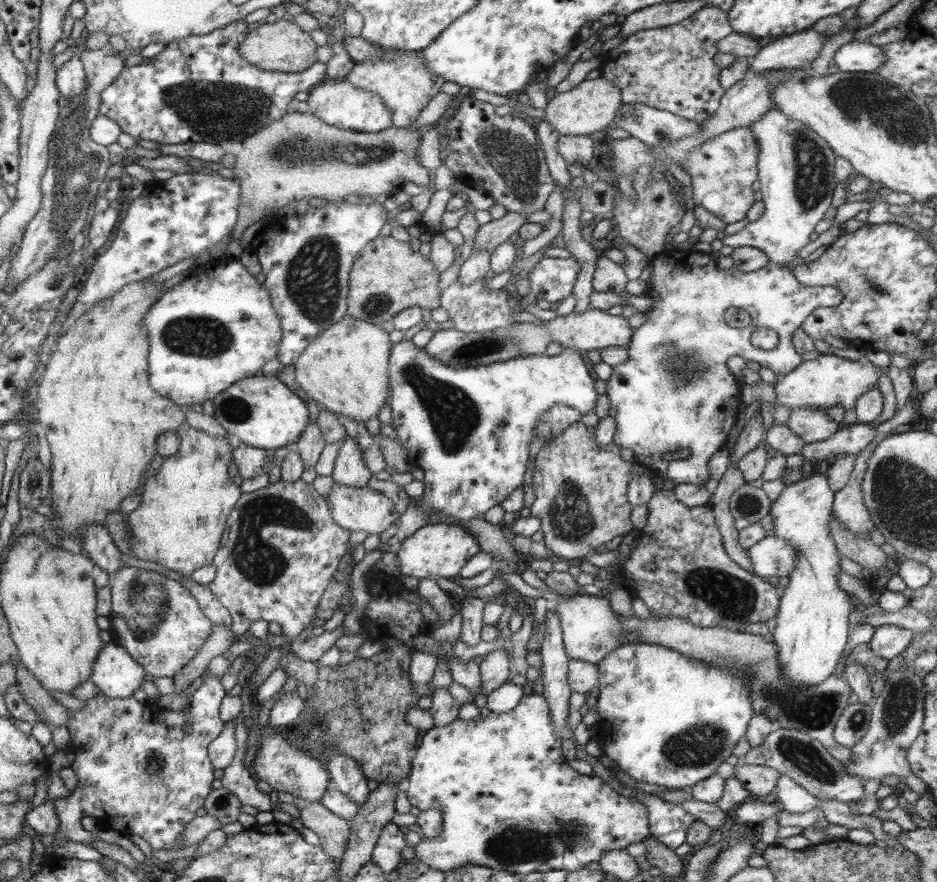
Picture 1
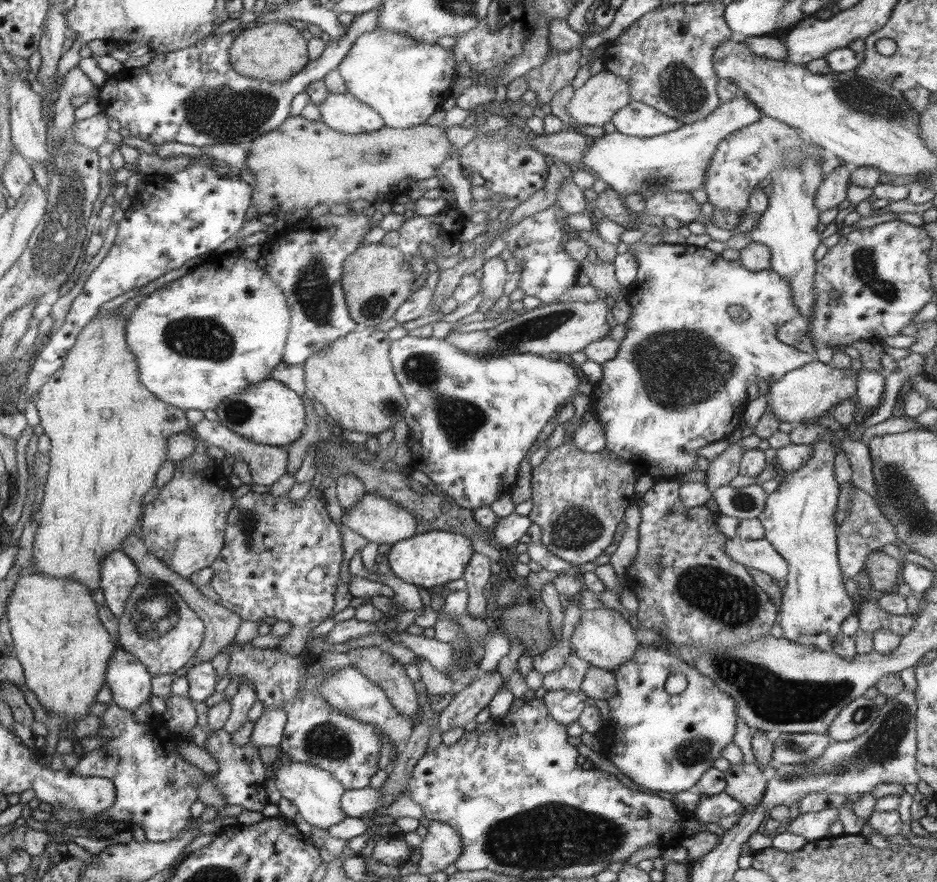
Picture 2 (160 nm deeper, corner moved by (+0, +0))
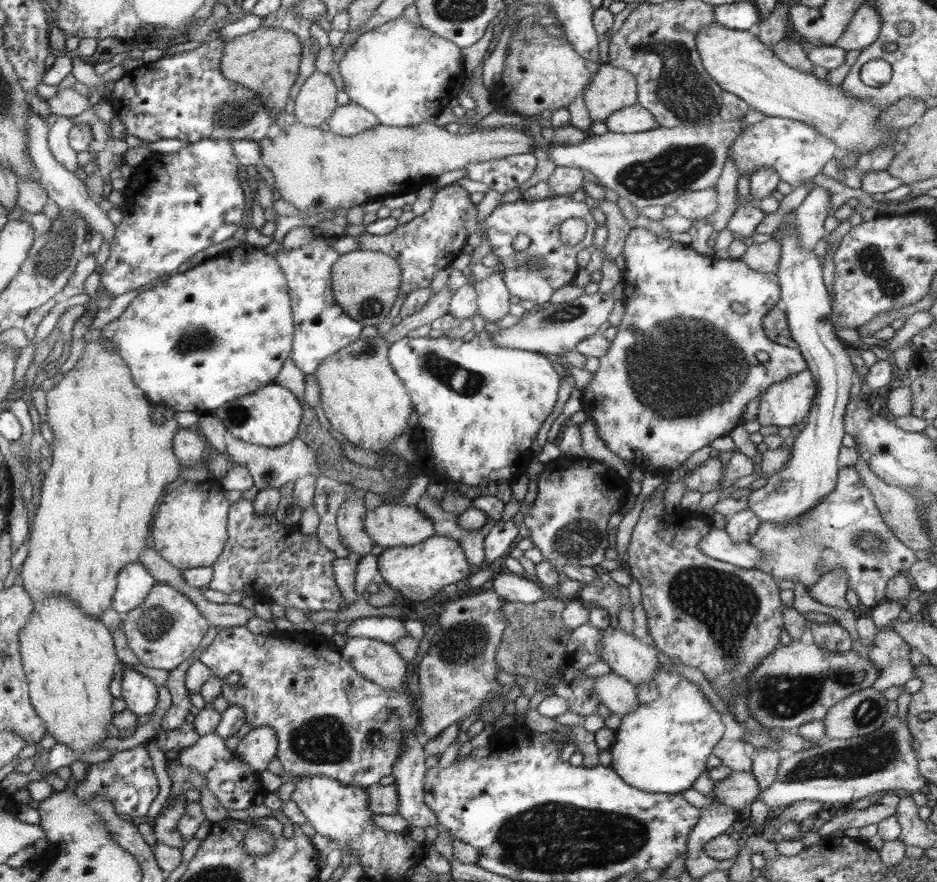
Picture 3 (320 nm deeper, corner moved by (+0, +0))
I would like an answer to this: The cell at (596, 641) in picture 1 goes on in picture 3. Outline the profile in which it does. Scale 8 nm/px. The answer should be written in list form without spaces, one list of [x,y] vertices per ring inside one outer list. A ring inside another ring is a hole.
[[[608,627],[603,634],[601,642],[602,651],[600,651],[600,661],[606,662],[613,668],[613,672],[618,676],[625,678],[632,684],[642,684],[651,682],[659,669],[658,656],[652,643],[648,640],[637,639],[633,634],[626,633],[619,627]]]

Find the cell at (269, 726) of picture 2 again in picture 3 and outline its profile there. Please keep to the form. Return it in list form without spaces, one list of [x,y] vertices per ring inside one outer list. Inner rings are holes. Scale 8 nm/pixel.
[[[257,726],[241,739],[235,755],[260,774],[277,753],[277,744],[276,735],[269,726]]]

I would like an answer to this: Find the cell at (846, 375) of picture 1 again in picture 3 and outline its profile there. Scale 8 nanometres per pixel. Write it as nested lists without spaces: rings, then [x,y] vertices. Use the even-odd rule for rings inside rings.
[[[808,370],[766,389],[758,410],[758,423],[761,426],[794,426],[804,421],[814,404],[816,383]]]

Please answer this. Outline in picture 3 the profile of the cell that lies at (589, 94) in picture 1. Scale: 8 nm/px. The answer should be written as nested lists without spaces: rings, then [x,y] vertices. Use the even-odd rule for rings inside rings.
[[[601,64],[583,92],[592,121],[605,121],[614,111],[637,103],[637,82],[629,70]]]

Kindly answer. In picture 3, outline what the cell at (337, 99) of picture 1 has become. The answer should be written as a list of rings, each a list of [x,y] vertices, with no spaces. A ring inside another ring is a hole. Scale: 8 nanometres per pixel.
[[[349,103],[336,108],[327,120],[331,131],[344,137],[351,137],[380,124],[372,111],[358,104]]]

